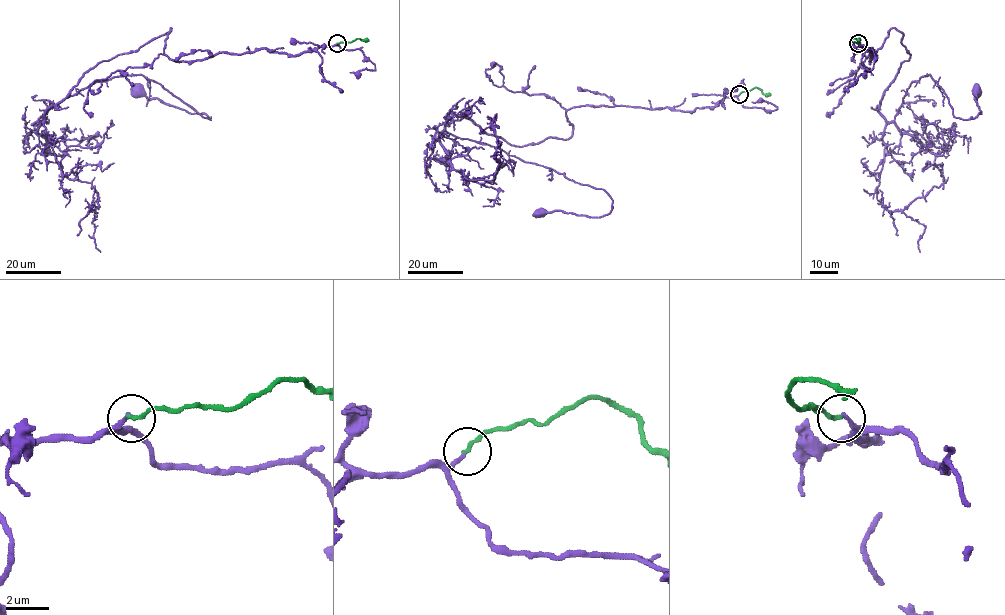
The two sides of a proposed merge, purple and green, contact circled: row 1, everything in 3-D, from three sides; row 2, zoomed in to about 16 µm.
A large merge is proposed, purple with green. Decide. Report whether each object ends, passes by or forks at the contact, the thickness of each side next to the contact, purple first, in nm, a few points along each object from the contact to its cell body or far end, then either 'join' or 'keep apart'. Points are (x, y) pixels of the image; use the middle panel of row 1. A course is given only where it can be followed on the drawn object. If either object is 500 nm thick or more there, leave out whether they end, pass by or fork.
purple ends there; green ends there; 170 nm thick on the purple side, 200 nm on the other; purple runs (740, 94), (570, 107), (567, 139), (519, 146), (447, 116), (612, 201), (539, 213); green runs (740, 94), (757, 87), (763, 94), (770, 94); join

